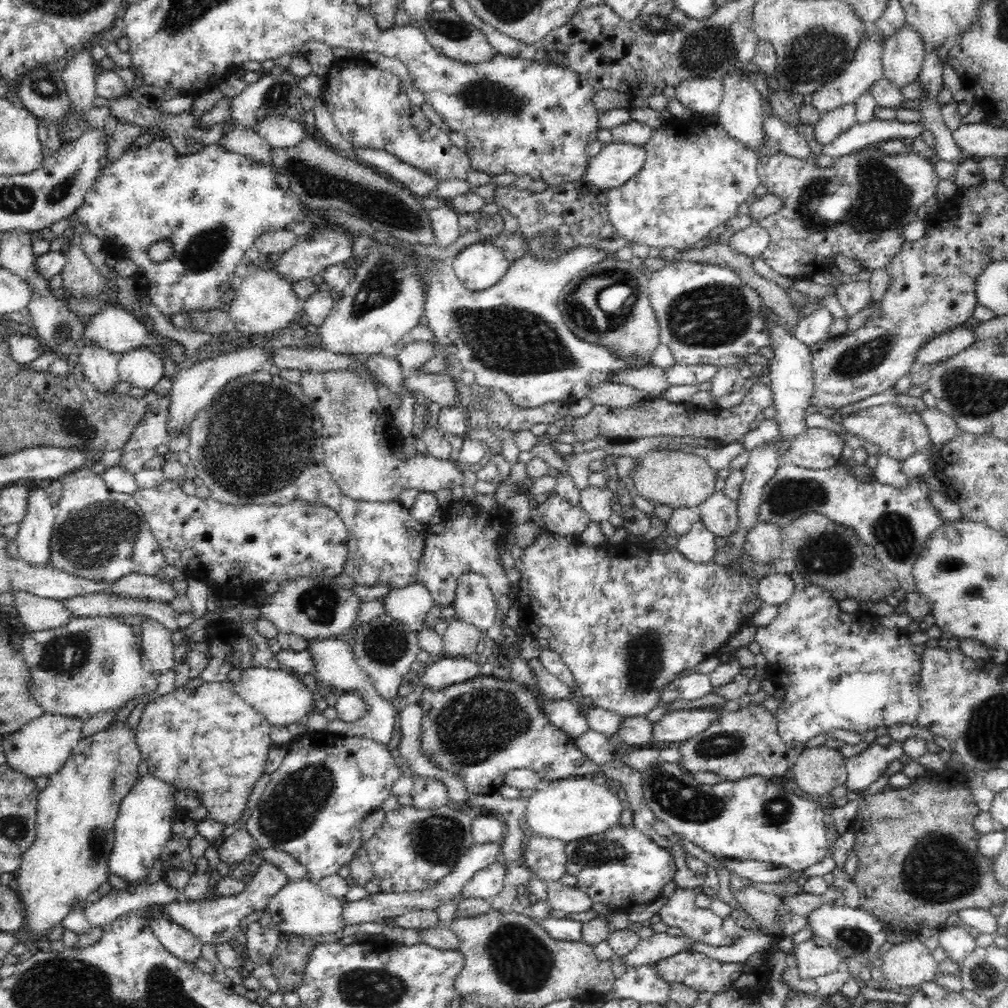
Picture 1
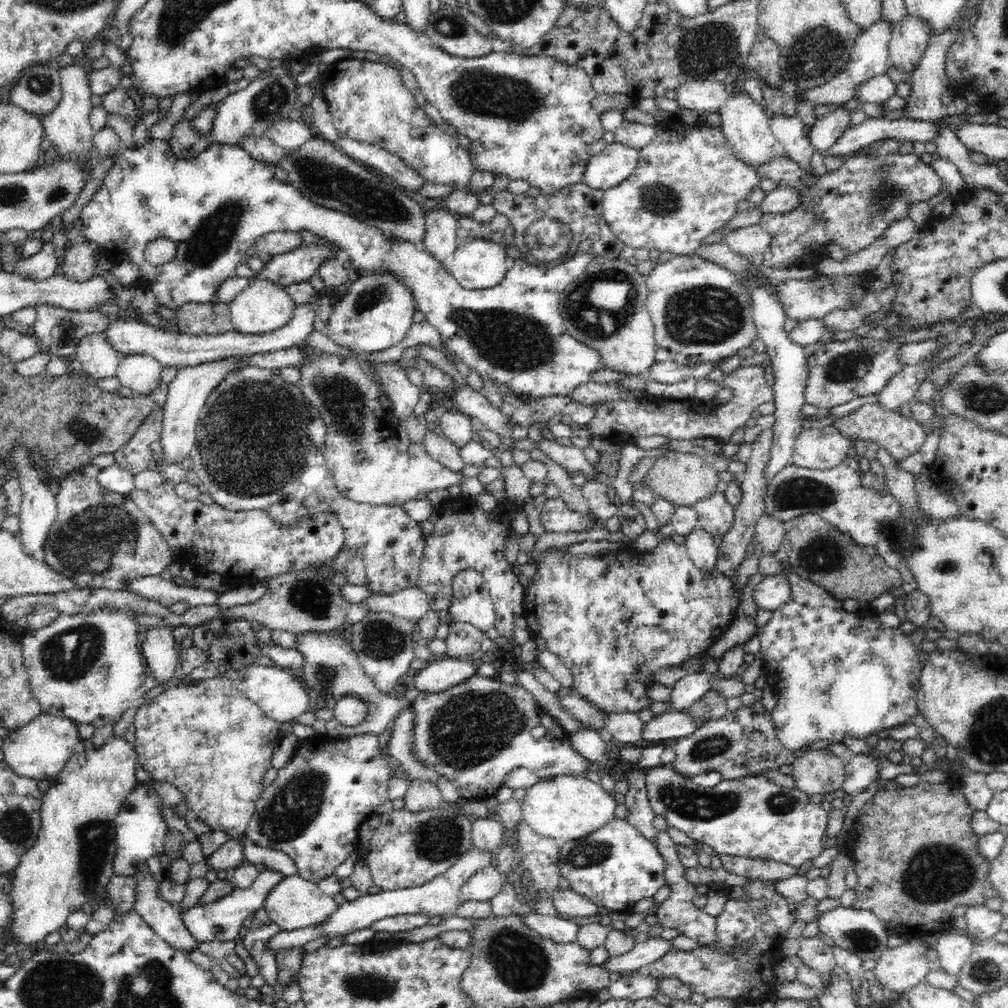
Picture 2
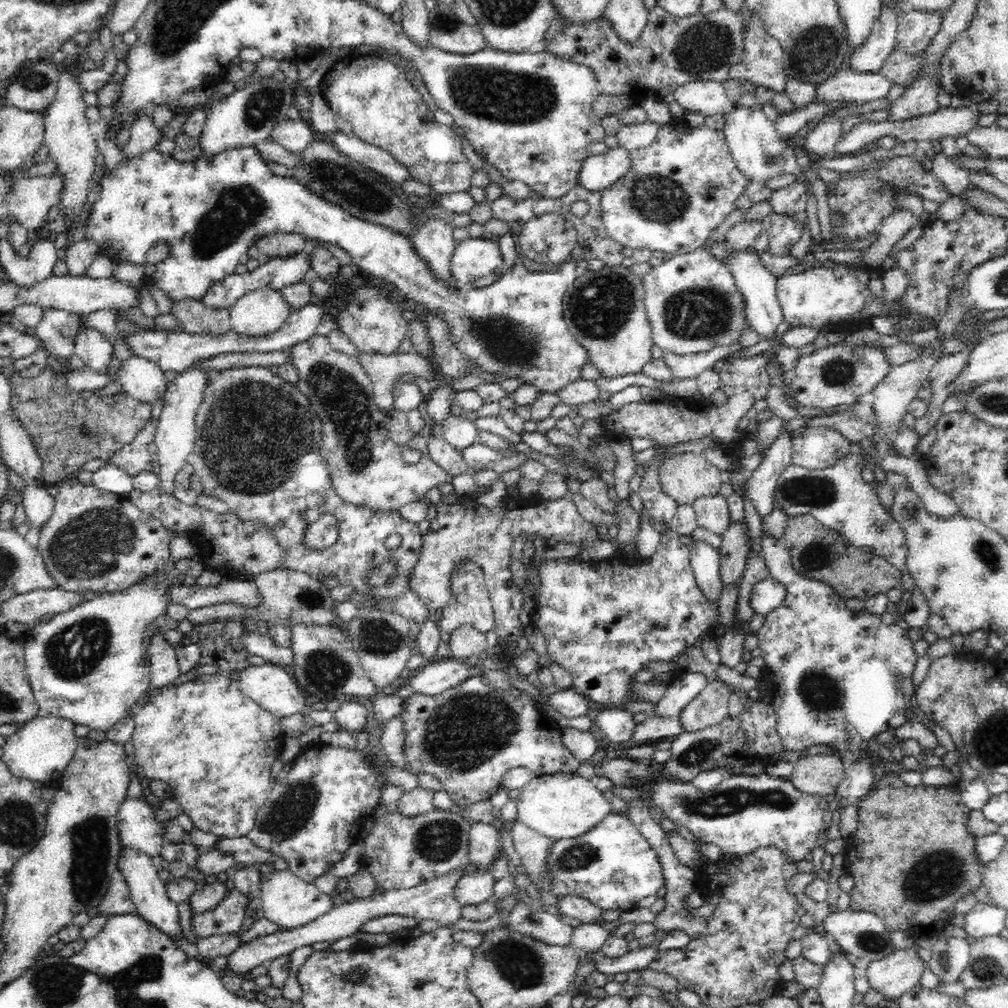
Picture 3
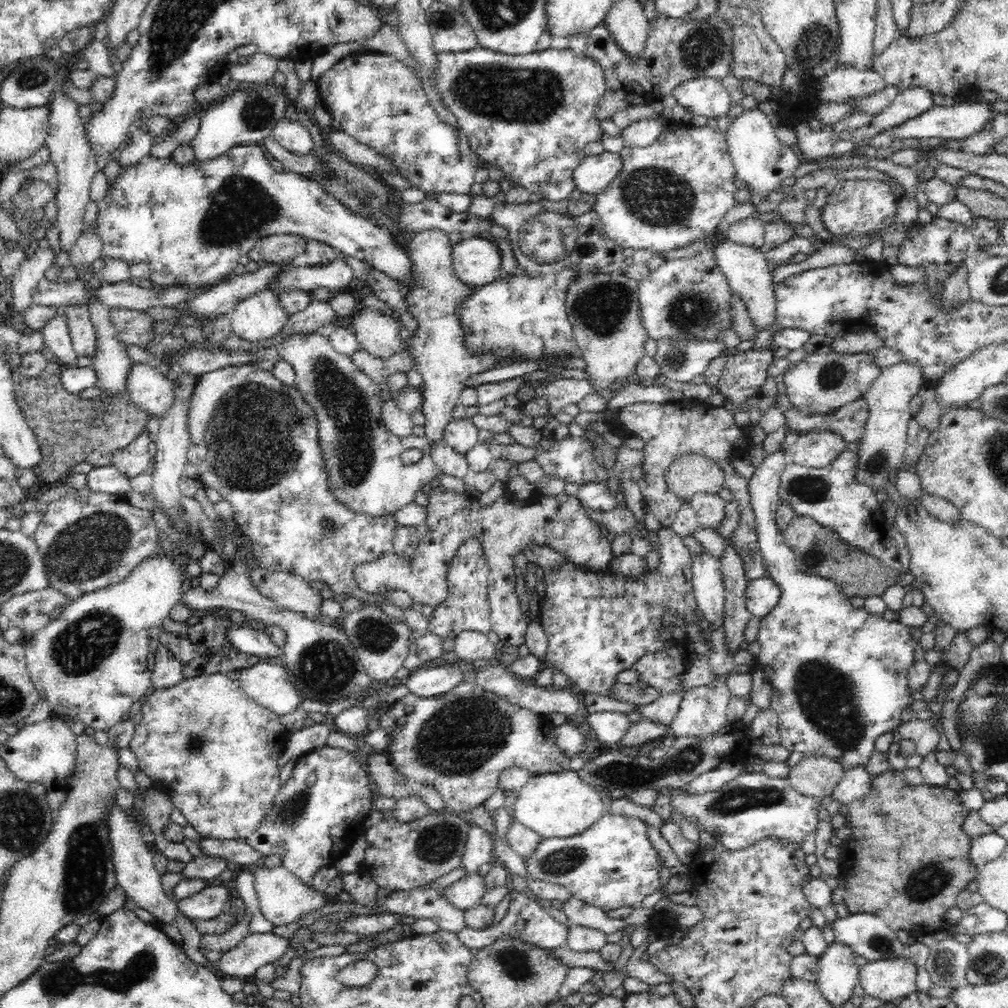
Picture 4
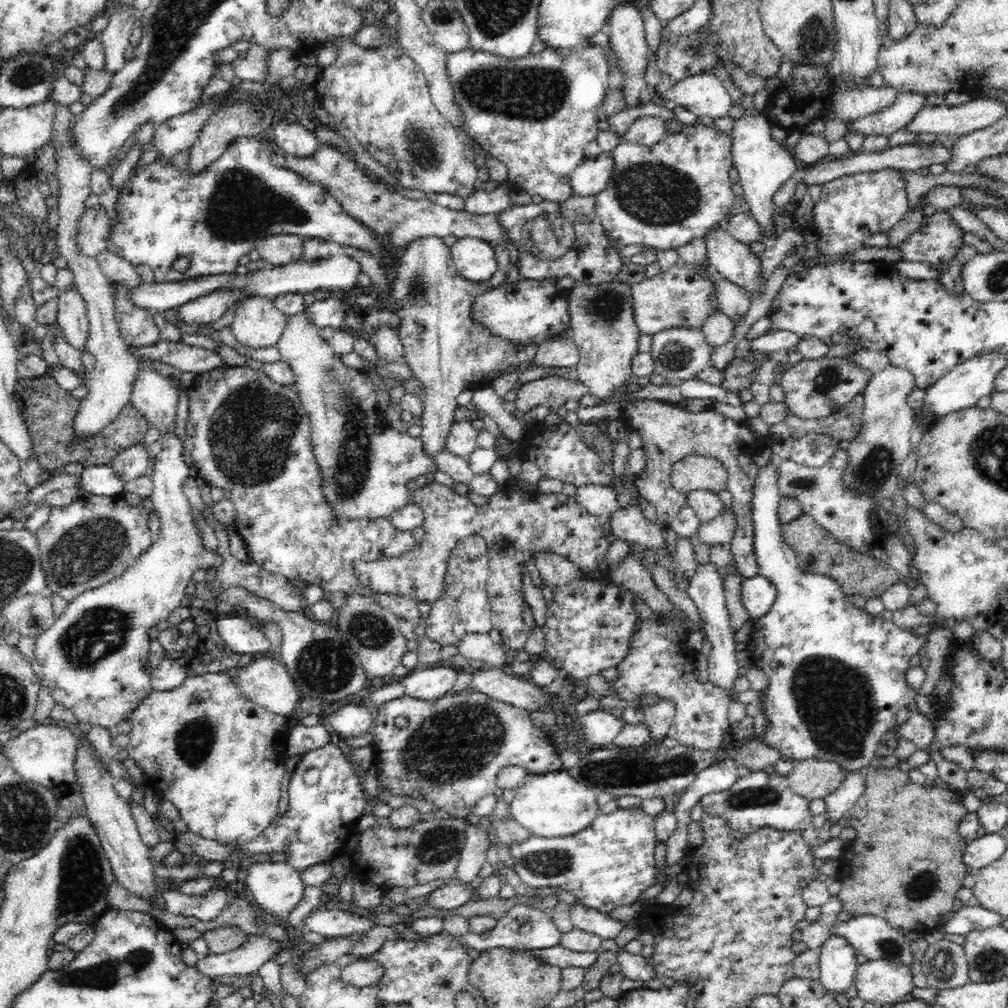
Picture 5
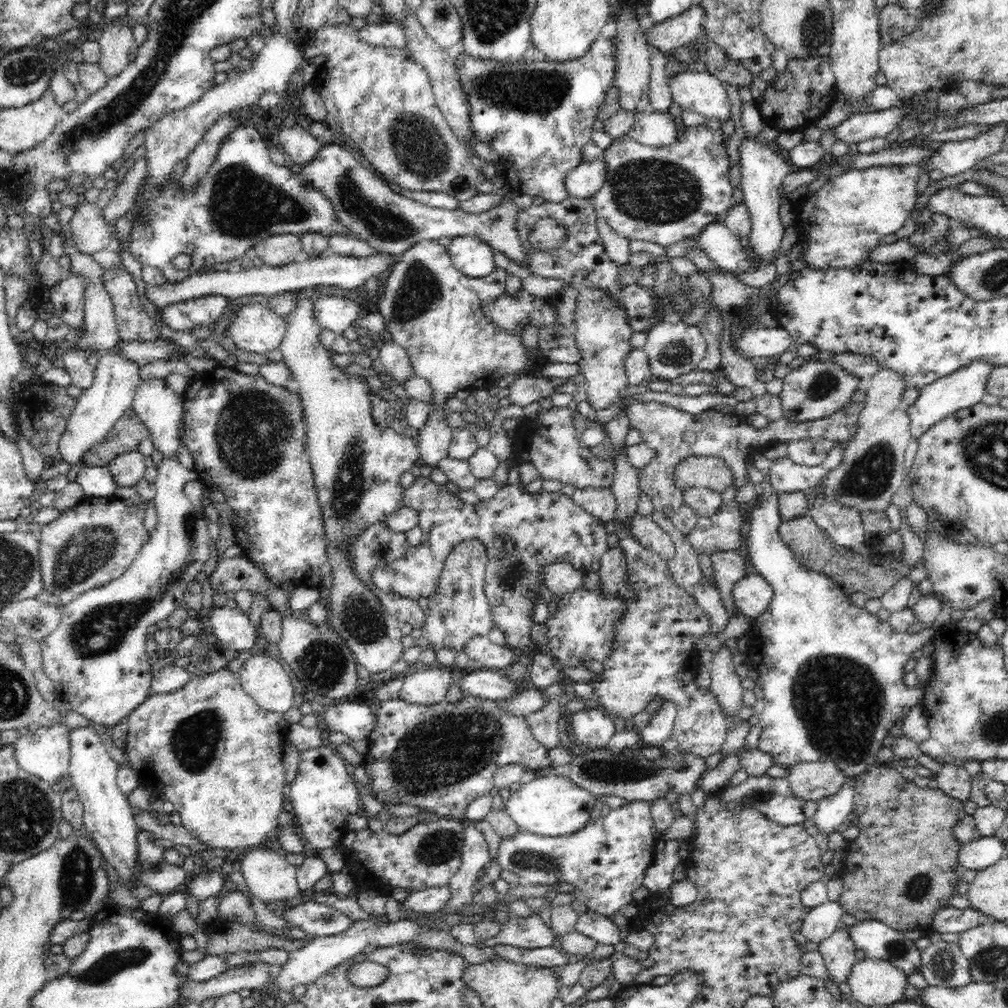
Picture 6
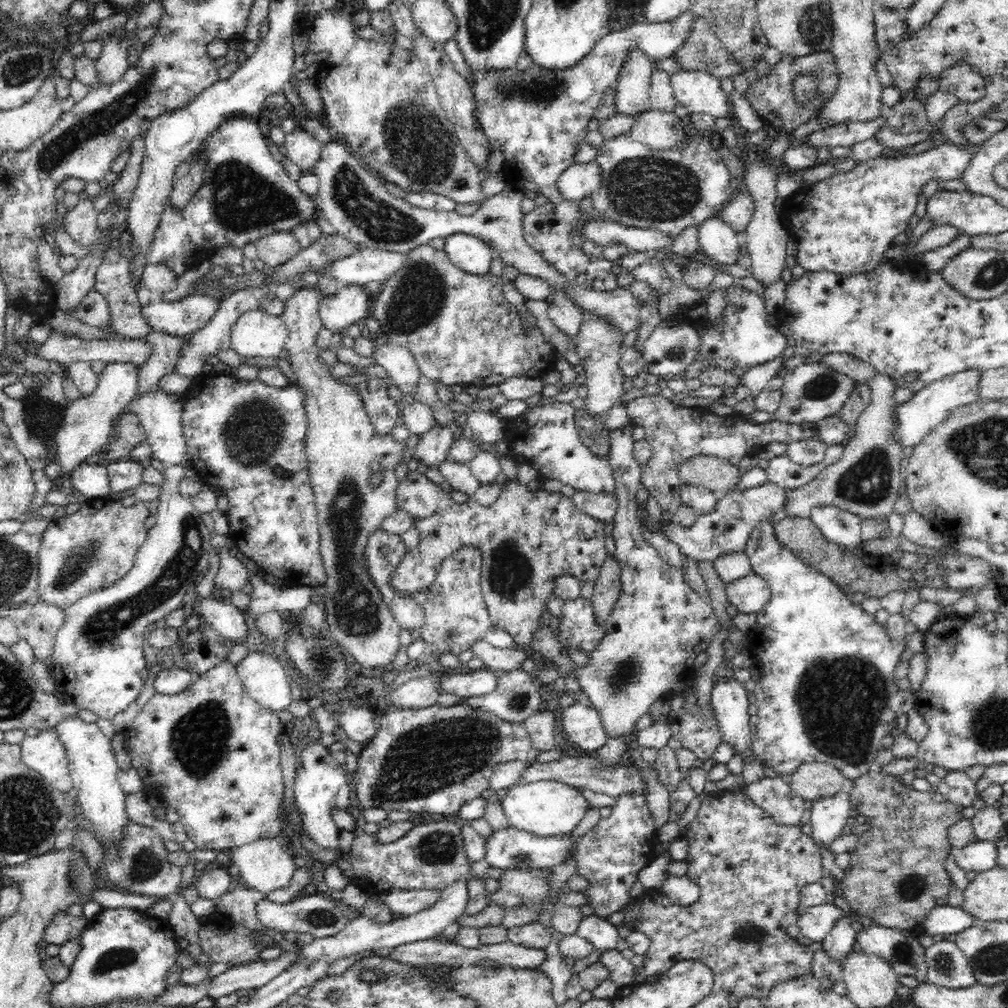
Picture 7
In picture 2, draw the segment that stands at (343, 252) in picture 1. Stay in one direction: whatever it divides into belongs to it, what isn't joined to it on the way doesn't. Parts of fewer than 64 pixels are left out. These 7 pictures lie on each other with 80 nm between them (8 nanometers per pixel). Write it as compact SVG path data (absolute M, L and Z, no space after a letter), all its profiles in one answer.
M300 244L290 252L269 258L265 266L255 274L261 275L262 278L270 278L273 282L287 287L290 284L308 281L318 272L321 262L328 261L329 258L336 258L336 256L324 246Z

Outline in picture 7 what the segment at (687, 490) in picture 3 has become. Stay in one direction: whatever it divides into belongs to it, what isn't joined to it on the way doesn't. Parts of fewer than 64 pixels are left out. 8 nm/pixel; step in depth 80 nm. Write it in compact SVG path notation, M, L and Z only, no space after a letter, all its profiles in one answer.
M714 456L686 459L678 468L680 484L704 487L719 495L732 491L740 476L740 468Z

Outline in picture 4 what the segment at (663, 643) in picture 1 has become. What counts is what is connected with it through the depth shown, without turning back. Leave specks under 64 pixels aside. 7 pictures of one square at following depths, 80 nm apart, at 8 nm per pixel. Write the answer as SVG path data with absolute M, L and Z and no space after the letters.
M662 527L657 533L660 542L660 564L656 572L650 572L644 580L632 582L614 576L614 573L586 570L573 562L564 562L560 568L550 570L544 568L545 585L548 586L544 600L541 600L540 624L547 634L548 647L543 660L556 671L563 672L571 682L574 682L583 692L596 692L602 696L608 696L608 688L614 684L614 676L622 670L630 670L632 666L640 662L650 650L660 648L660 632L662 622L668 620L668 626L682 626L684 620L672 616L674 612L688 618L688 622L694 622L692 610L698 612L693 593L692 584L692 560L693 557L686 549L682 537L678 536L671 527Z

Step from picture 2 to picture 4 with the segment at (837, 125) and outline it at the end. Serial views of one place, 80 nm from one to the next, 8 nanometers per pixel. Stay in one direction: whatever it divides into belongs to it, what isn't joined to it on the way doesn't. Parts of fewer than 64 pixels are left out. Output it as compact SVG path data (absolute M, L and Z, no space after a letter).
M798 122L793 129L797 136L795 149L803 160L818 160L831 156L833 144L838 139L831 126L823 126L814 131L810 129L808 122Z

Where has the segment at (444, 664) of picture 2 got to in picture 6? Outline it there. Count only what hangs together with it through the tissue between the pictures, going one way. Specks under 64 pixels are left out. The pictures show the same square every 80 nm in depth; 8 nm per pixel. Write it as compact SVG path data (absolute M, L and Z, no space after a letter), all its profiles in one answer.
M439 665L429 666L425 670L414 672L402 678L398 699L405 699L406 702L422 703L426 706L442 702L445 700L446 691L453 683L454 678L453 671L450 671L448 667Z

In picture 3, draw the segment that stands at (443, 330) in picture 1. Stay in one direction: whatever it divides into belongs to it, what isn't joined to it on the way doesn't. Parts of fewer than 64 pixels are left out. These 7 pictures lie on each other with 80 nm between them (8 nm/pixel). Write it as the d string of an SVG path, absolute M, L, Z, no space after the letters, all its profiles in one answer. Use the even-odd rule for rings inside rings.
M154 146L152 150L148 150L148 152L140 154L140 156L134 156L134 158L125 158L124 156L116 169L103 176L101 187L101 194L91 206L91 217L86 227L85 236L98 243L99 256L110 258L116 265L123 262L144 265L146 276L150 276L150 280L153 282L152 284L155 284L160 290L164 290L164 292L168 294L172 304L186 299L200 300L217 282L220 282L223 278L226 278L226 276L236 272L236 266L240 264L240 256L246 254L248 248L254 246L260 238L264 238L264 236L272 233L296 233L302 234L306 239L321 240L321 242L328 242L328 244L332 244L332 246L338 246L338 248L346 250L346 252L354 258L353 264L357 266L358 270L366 270L366 272L370 272L370 275L374 277L380 277L383 278L384 281L391 282L392 285L395 285L396 289L401 290L402 294L407 296L407 300L410 300L412 304L421 306L421 308L426 309L426 312L430 312L431 316L442 320L443 324L445 324L447 338L451 340L451 344L454 344L455 348L458 349L459 352L462 352L463 356L466 356L468 361L474 363L474 365L478 366L483 371L492 374L506 375L508 379L522 378L522 384L536 386L539 394L556 394L564 390L566 386L573 385L574 382L582 379L582 367L587 363L593 362L593 360L589 358L585 347L571 335L564 321L564 314L562 313L562 296L564 296L567 288L573 284L578 276L584 276L588 272L588 260L572 259L570 262L566 261L560 263L558 266L548 270L540 269L532 271L526 268L524 263L521 262L521 258L519 258L516 260L513 267L509 268L494 284L486 286L486 288L468 289L465 291L458 287L452 287L452 285L448 285L444 279L438 278L436 274L433 274L432 267L429 266L429 263L426 262L424 258L421 258L421 255L417 253L411 240L408 240L408 237L396 233L392 229L387 229L386 226L352 216L352 214L342 207L332 205L330 202L323 200L320 196L314 196L314 193L310 193L308 188L304 187L302 183L296 182L295 178L292 178L292 176L282 177L274 175L269 168L269 162L264 160L262 155L258 154L258 150L254 149L254 147L230 147L229 149L218 151L210 155L200 154L198 158L195 158L192 162L178 162L172 154L160 153ZM158 242L165 242L168 245L168 256L156 264L148 265L146 254L148 254L148 250L150 250L154 244L158 244Z

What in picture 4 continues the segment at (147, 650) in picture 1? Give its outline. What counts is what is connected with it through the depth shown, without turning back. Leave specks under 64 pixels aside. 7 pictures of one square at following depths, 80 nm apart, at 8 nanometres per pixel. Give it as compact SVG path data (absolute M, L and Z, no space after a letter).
M160 643L154 656L156 660L151 672L153 690L176 686L181 680L185 679L184 675L182 675L183 663L176 660L174 654L164 644Z

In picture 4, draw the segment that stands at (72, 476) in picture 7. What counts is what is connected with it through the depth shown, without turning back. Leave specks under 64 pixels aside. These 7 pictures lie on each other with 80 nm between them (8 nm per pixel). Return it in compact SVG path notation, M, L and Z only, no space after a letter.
M112 464L97 466L90 470L87 473L87 486L93 491L121 496L131 490L129 478Z

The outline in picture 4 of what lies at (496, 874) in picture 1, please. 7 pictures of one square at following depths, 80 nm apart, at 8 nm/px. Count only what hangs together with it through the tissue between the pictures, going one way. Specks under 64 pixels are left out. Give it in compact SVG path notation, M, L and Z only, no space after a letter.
M479 872L466 875L454 884L450 884L444 890L446 899L462 911L469 910L480 904L480 899L486 894L486 876L480 876Z

